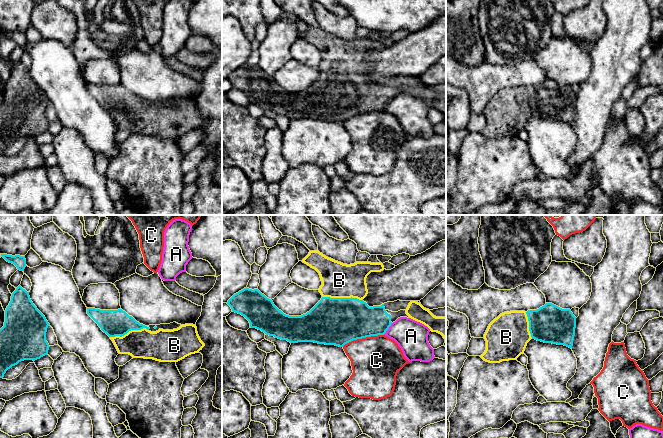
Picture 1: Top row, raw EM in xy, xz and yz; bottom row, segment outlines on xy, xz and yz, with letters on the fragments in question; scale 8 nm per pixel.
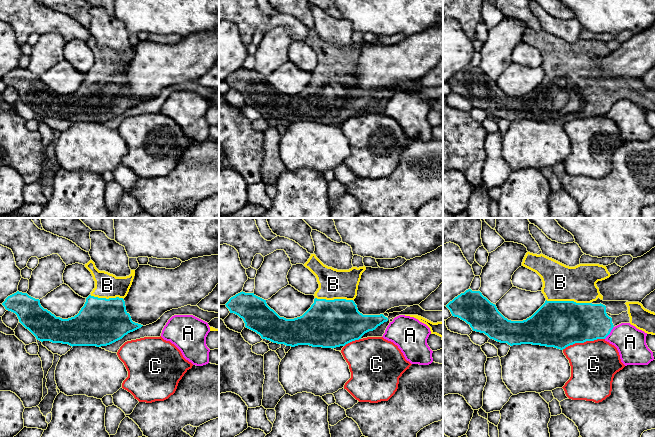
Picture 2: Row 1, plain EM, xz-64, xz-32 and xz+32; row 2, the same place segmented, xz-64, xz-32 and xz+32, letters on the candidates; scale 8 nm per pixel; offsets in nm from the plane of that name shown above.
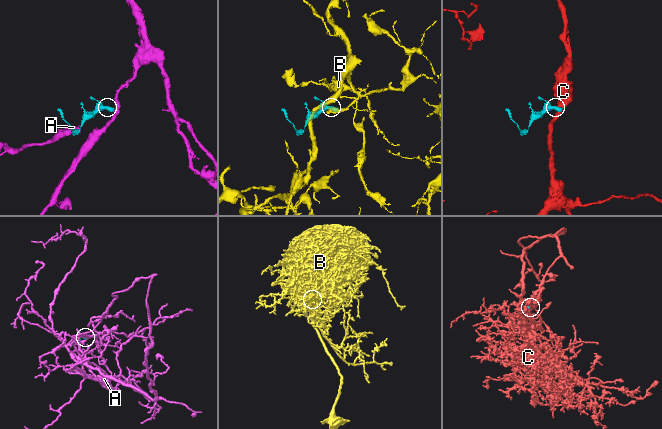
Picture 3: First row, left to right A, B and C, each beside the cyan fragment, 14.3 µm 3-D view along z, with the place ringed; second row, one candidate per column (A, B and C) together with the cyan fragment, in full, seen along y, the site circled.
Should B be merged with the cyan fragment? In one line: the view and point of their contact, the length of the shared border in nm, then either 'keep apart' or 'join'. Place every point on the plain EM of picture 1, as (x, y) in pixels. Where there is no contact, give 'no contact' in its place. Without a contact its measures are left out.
contact xz (342, 74); length 320 nm; join

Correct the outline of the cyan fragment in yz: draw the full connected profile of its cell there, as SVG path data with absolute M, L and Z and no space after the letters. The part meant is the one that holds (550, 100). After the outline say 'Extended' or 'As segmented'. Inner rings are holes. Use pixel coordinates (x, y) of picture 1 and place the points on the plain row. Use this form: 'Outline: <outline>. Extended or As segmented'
Outline: M552 79L527 88L504 88L489 100L484 110L486 126L480 133L489 139L516 136L531 115L572 124L575 104L571 86Z. Extended

